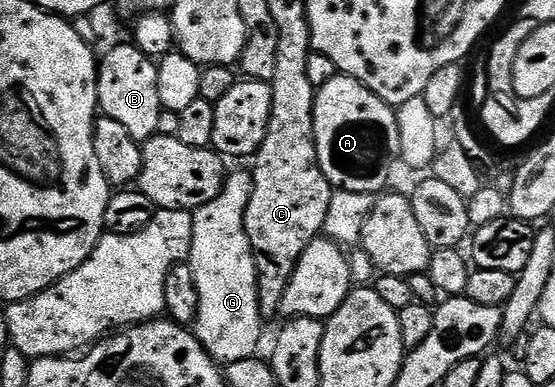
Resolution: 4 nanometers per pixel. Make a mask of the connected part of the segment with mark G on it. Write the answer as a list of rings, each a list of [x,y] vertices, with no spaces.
[[[246,169],[236,170],[227,175],[222,192],[210,200],[210,204],[199,206],[194,211],[194,236],[188,253],[187,265],[194,272],[194,284],[198,284],[198,312],[194,323],[196,339],[217,364],[227,364],[234,360],[246,360],[257,357],[260,346],[260,301],[256,283],[256,265],[252,255],[252,245],[246,236],[244,213],[250,204],[252,195],[252,176]]]

